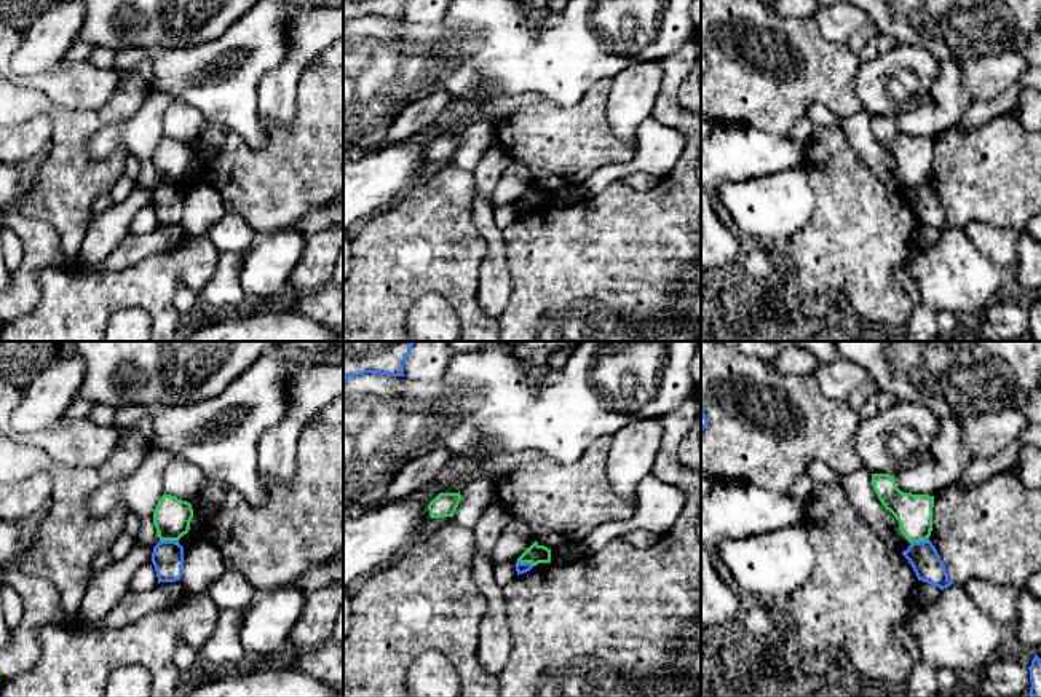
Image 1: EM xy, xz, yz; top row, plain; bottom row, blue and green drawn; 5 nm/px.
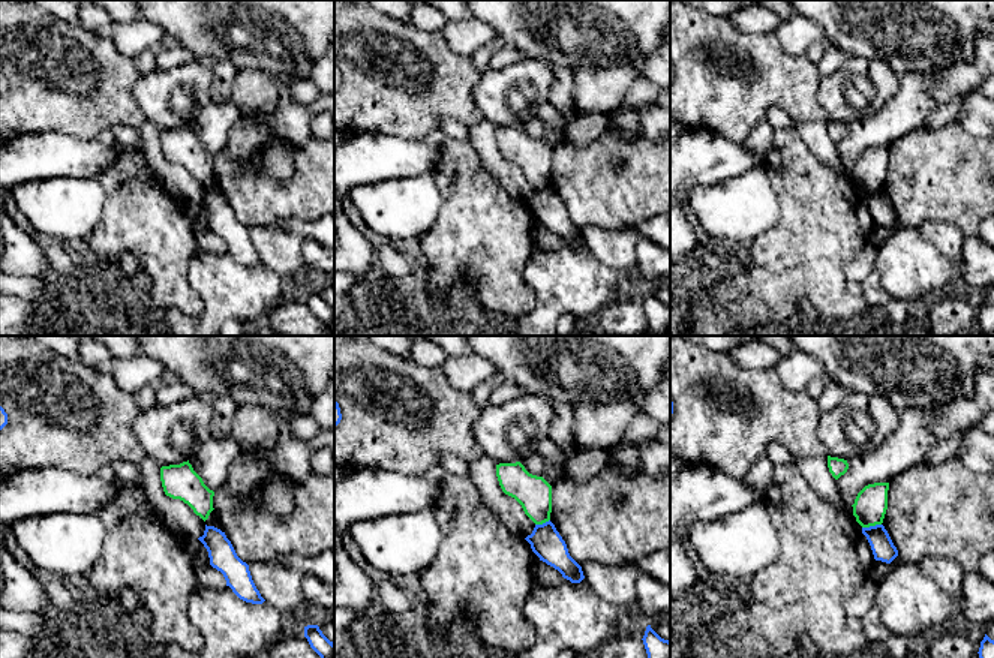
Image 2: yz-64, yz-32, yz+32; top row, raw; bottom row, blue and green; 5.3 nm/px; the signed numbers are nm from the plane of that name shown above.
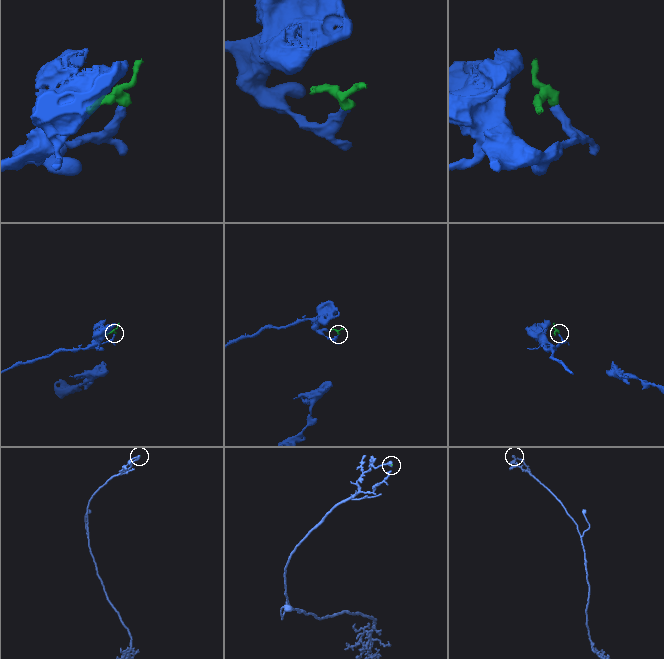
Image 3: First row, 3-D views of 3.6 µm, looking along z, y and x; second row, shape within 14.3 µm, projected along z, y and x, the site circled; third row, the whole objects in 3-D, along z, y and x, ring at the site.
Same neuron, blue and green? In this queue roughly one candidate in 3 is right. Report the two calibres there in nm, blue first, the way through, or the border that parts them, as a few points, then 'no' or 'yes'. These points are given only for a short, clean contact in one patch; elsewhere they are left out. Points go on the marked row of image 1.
160/190 nm | along xy (160, 538), (178, 543) | no

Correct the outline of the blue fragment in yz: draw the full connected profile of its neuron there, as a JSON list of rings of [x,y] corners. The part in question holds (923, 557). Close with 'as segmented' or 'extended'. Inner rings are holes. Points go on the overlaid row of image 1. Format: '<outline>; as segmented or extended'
[[[929,539],[910,544],[902,555],[912,565],[918,581],[936,585],[940,590],[953,584],[948,579],[944,561]]]; as segmented

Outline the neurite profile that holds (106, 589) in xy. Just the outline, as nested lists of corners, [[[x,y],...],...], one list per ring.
[[[136,542],[126,558],[110,563],[105,569],[93,574],[78,619],[83,622],[97,622],[104,619],[128,592],[134,571],[144,563],[152,561],[153,547]]]

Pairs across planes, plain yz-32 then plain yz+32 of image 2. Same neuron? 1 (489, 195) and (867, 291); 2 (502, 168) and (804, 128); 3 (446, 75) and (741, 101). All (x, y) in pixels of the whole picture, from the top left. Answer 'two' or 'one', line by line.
1: two
2: one
3: one

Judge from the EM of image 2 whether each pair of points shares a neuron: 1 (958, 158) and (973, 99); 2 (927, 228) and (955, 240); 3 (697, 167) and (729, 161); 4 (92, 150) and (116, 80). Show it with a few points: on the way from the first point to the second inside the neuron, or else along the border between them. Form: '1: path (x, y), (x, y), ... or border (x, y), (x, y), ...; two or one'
1: border (955, 122), (978, 138); two
2: path (934, 231), (948, 239); one
3: path (705, 159), (721, 158); one
4: border (60, 131), (95, 140); two

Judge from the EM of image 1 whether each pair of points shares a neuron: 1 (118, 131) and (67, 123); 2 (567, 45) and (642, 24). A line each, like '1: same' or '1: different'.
1: different
2: same

